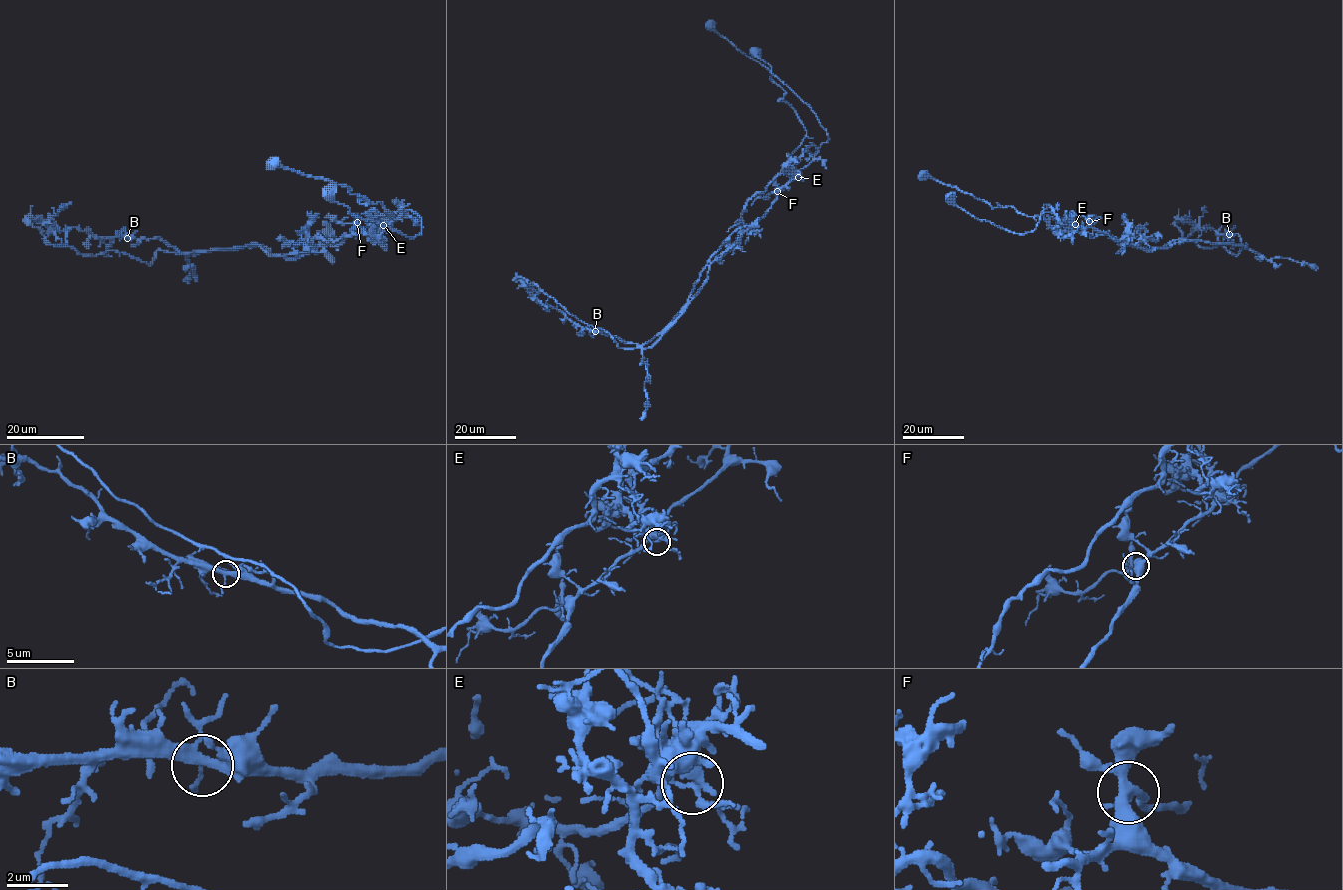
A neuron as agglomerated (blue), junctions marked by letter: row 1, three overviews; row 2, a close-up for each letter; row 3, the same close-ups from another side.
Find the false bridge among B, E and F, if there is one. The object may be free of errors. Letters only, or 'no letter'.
E

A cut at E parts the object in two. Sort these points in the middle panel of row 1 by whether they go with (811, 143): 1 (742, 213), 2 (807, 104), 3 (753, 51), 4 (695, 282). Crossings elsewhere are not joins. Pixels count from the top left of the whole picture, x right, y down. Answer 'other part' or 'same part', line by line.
1: same part
2: other part
3: other part
4: same part

